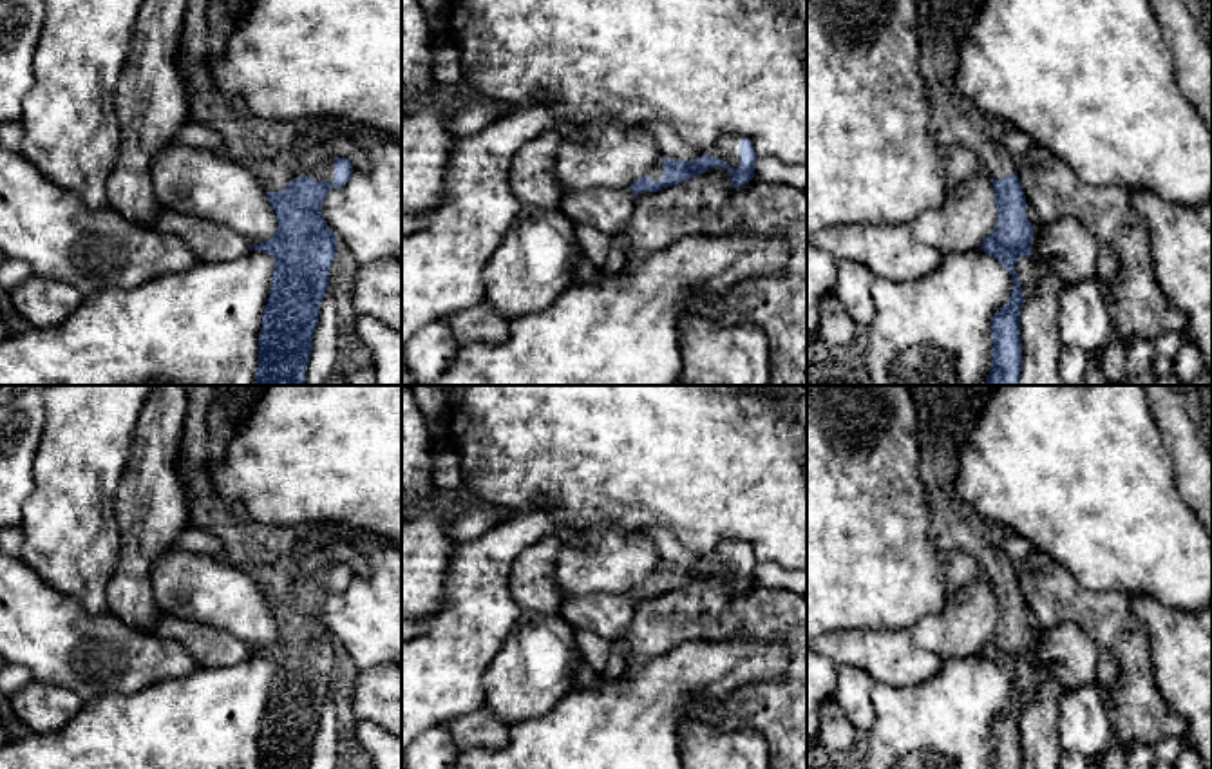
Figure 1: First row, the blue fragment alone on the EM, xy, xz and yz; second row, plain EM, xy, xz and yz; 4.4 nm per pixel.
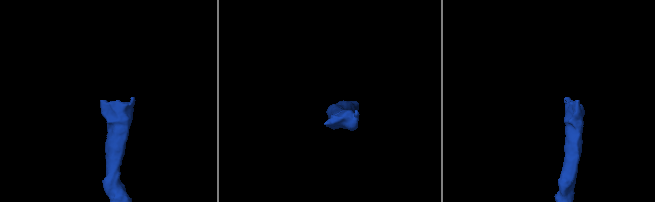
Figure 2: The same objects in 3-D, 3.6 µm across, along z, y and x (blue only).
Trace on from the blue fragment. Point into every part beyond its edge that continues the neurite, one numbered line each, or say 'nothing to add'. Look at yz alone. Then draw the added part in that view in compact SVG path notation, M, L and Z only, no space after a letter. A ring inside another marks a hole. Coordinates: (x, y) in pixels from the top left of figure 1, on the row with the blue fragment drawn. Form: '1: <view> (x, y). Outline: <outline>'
1: yz (943, 24). Outline: M914 0L919 29L919 69L928 85L930 134L937 143L962 145L977 154L991 179L1004 179L1017 172L1015 156L1004 147L1008 125L984 114L966 100L955 85L959 51L984 0Z

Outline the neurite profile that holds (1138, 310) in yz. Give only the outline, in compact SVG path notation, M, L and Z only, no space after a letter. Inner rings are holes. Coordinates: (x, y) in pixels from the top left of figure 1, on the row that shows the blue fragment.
M1040 145L1015 157L1015 166L1026 195L1026 215L1035 230L1073 217L1116 255L1118 284L1102 288L1111 333L1118 331L1125 347L1136 340L1154 342L1165 333L1187 331L1187 315L1172 308L1156 284L1149 228L1131 204L1129 188L1084 183Z

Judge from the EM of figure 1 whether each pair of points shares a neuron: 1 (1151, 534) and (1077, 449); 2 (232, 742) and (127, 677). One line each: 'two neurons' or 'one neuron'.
1: one neuron
2: two neurons

